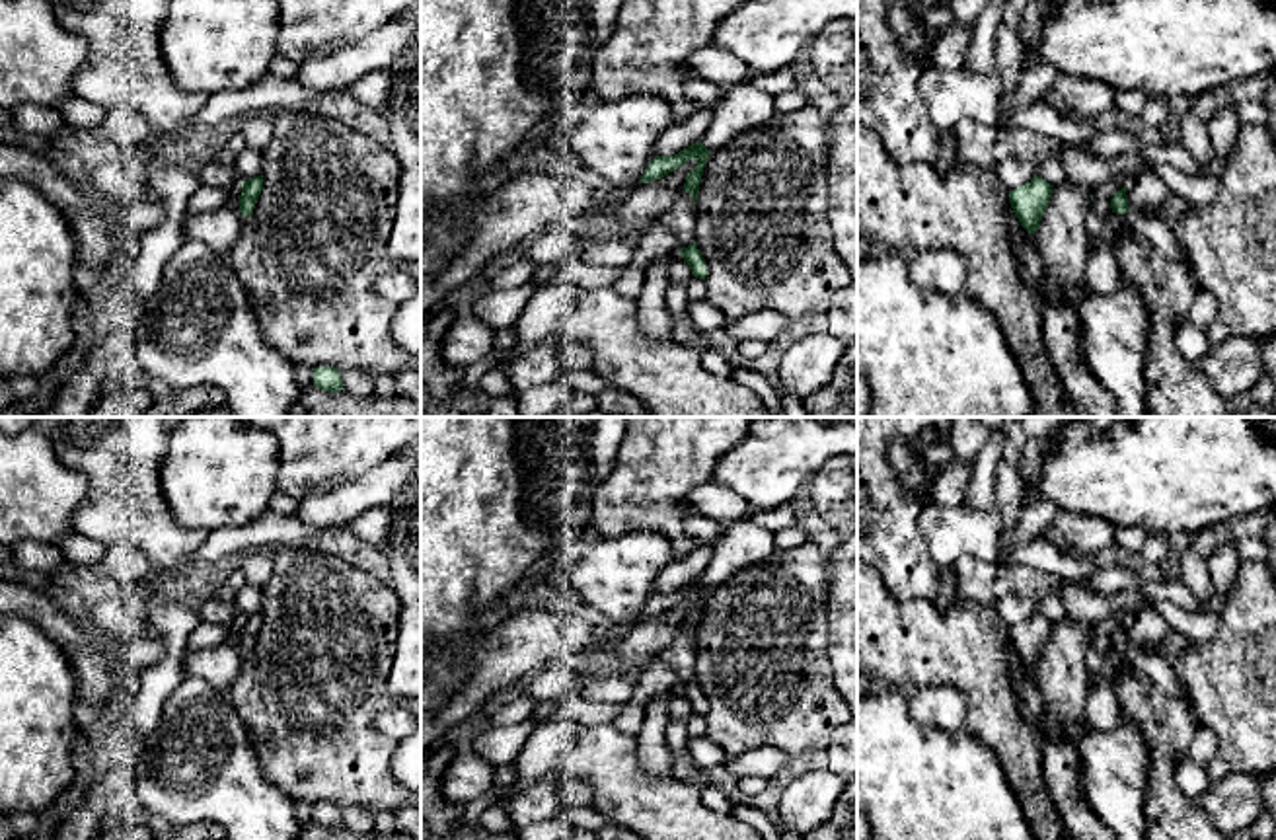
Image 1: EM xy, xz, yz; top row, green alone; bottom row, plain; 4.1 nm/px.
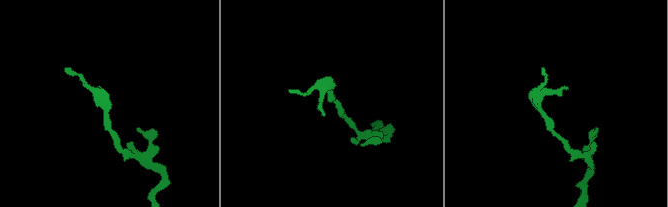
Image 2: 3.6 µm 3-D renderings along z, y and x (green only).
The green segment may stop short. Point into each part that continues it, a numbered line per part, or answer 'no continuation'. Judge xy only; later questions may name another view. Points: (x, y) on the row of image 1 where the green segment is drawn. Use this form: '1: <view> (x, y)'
no continuation

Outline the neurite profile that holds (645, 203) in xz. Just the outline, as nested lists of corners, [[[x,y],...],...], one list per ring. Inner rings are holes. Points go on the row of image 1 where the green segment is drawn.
[[[666,175],[641,183],[612,207],[600,230],[618,236],[639,236],[672,207],[676,193],[678,187],[670,185]]]

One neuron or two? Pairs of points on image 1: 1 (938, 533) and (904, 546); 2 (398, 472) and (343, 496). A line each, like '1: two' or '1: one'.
1: two
2: one

